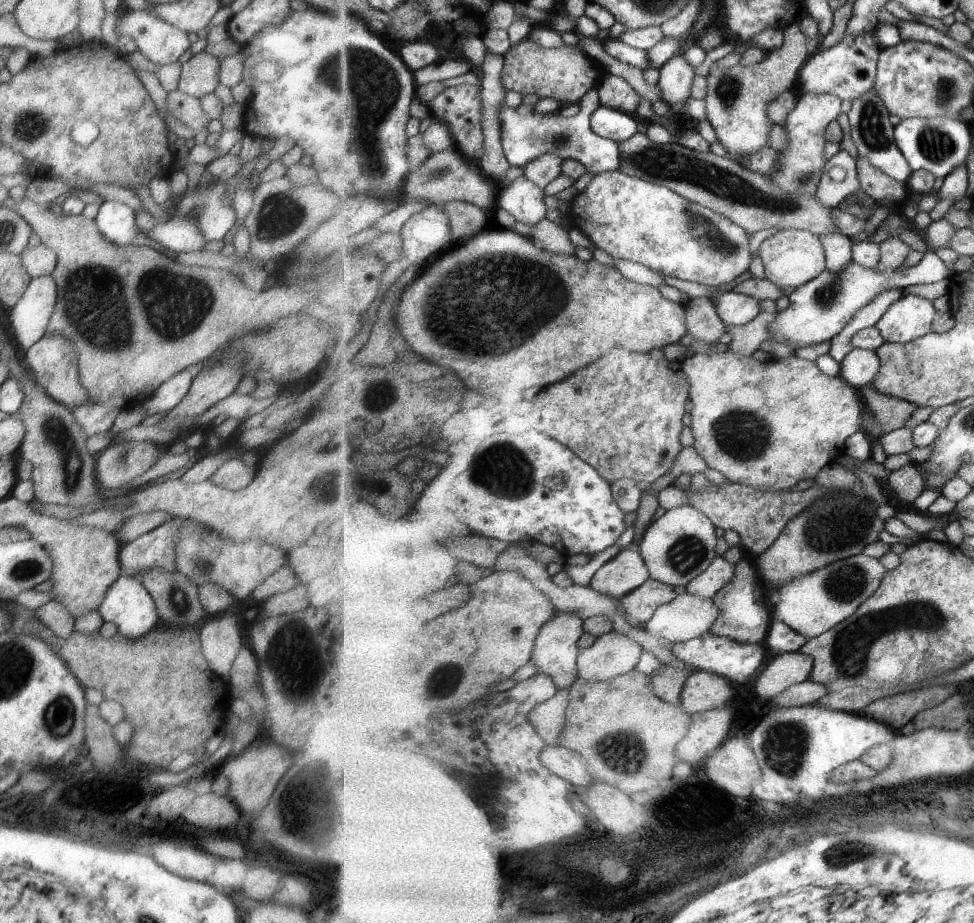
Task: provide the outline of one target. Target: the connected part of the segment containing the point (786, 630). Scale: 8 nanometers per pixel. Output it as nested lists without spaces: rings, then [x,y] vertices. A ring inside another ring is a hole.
[[[774,620],[769,636],[762,644],[764,644],[764,648],[767,647],[768,654],[772,658],[776,655],[788,653],[789,651],[801,651],[809,640],[783,621]]]

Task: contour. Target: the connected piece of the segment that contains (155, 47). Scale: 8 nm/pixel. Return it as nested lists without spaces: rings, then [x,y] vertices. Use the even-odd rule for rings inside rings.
[[[126,8],[125,11],[116,22],[116,36],[131,36],[136,41],[138,50],[157,65],[176,62],[190,49],[187,32],[164,22],[143,8],[141,11]]]

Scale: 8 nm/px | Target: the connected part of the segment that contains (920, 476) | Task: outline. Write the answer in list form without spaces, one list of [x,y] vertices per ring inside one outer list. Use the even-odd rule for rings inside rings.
[[[912,461],[904,468],[895,470],[888,480],[889,485],[899,495],[900,501],[906,503],[911,511],[917,511],[914,504],[925,492],[925,476],[916,462]]]

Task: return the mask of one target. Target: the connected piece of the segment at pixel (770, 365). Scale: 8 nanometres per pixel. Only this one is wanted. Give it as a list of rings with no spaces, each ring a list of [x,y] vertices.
[[[712,351],[710,353],[696,353],[694,356],[687,358],[683,368],[693,385],[691,401],[694,404],[694,409],[691,415],[693,416],[692,428],[695,431],[697,439],[695,448],[702,454],[702,457],[712,469],[723,473],[732,483],[741,483],[762,491],[791,490],[796,484],[802,482],[802,480],[815,480],[826,466],[832,466],[836,460],[840,460],[847,453],[846,442],[854,434],[863,430],[862,416],[866,406],[860,395],[860,391],[841,375],[835,378],[828,376],[818,366],[816,361],[803,359],[795,354],[786,359],[773,357],[769,361],[760,361],[755,357],[741,356],[731,351]]]

